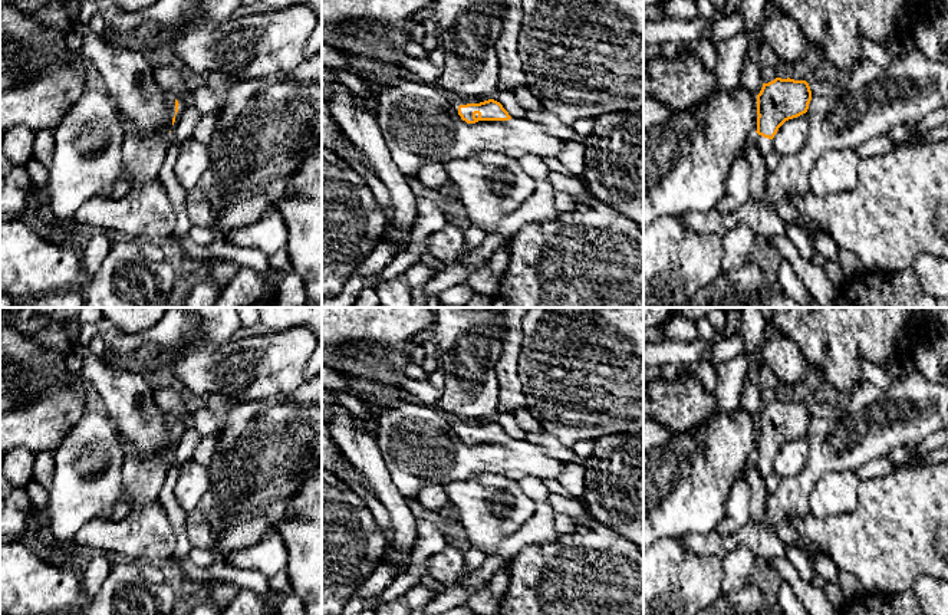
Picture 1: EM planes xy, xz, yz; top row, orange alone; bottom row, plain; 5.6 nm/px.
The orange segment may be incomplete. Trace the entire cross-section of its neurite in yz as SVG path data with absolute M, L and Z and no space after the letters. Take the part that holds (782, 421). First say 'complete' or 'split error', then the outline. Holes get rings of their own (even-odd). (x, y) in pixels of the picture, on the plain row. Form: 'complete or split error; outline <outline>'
split error; outline M776 399L763 405L757 417L757 453L753 464L763 477L773 471L773 460L789 441L807 434L812 412L806 402Z

